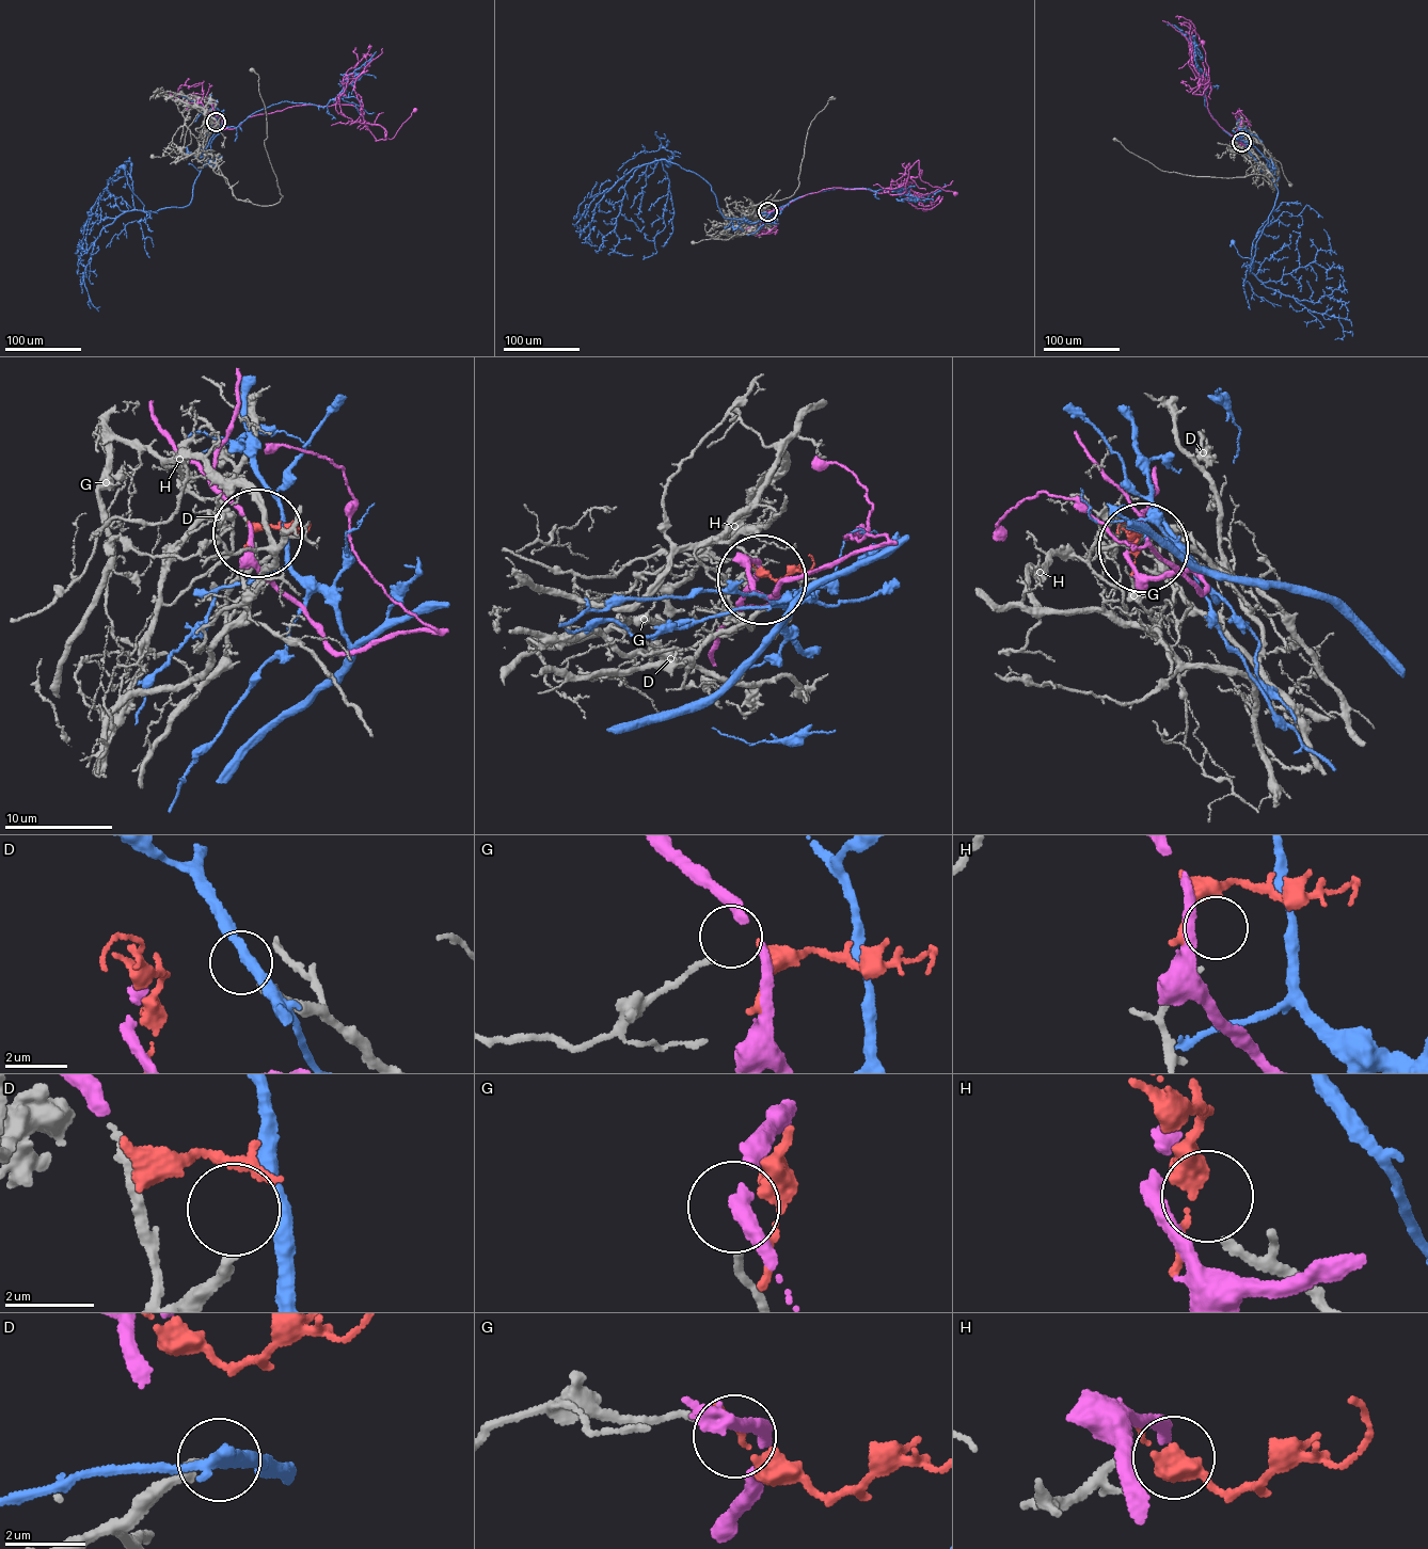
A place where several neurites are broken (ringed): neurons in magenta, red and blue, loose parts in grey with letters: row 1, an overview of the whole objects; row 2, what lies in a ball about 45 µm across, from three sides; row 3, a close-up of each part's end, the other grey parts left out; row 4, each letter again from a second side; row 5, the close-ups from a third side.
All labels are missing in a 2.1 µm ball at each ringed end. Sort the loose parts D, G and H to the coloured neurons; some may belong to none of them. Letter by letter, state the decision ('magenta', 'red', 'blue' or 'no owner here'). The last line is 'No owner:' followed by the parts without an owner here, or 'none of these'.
D: no owner here
G: red
H: no owner here
No owner: D, H

